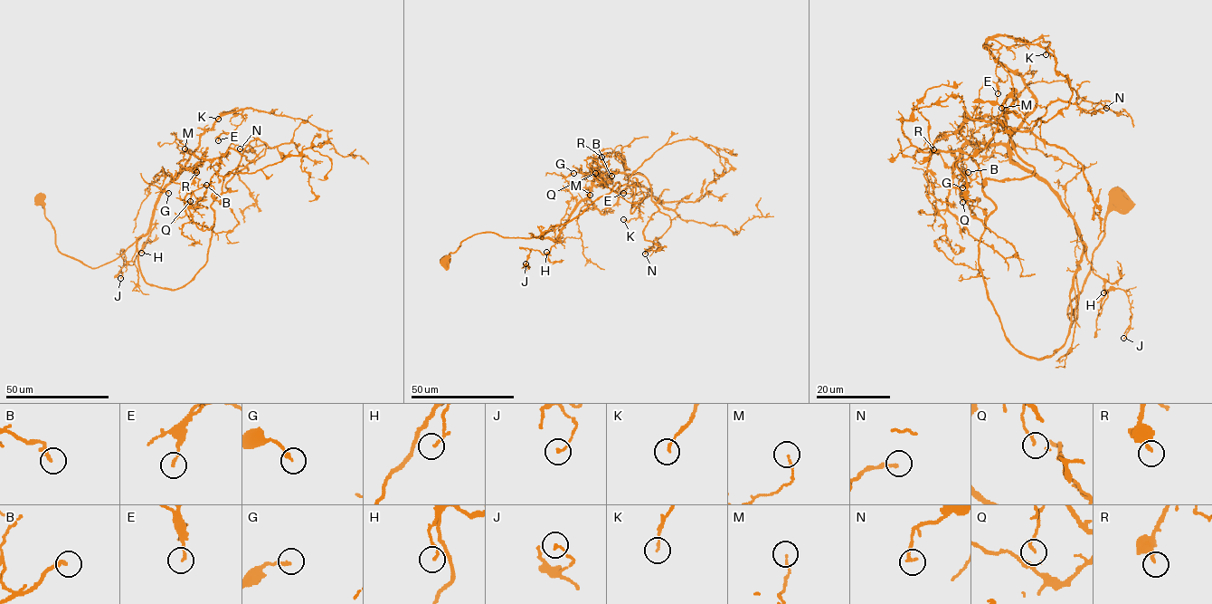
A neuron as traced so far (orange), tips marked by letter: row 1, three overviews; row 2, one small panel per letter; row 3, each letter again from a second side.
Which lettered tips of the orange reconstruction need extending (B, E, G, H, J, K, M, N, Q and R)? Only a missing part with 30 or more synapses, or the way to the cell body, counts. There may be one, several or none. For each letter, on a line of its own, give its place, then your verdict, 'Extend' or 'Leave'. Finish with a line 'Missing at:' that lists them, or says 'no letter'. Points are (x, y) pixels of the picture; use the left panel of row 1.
B: Place: (206, 185). Leave
E: Place: (218, 140). Leave
G: Place: (168, 193). Leave
H: Place: (141, 253). Leave
J: Place: (120, 278). Leave
K: Place: (218, 119). Leave
M: Place: (184, 148). Leave
N: Place: (240, 148). Leave
Q: Place: (190, 201). Leave
R: Place: (196, 172). Leave
Missing at: no letter

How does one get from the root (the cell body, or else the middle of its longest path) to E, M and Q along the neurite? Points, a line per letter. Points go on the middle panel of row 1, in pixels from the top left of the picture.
E: (444, 259), (482, 233), (554, 241), (582, 200), (604, 214), (629, 186), (648, 194), (623, 193)
M: (444, 259), (462, 241), (482, 233), (554, 241), (574, 206), (588, 195), (590, 189), (585, 186), (590, 195)
Q: (444, 259), (462, 241), (482, 233), (554, 241), (600, 175), (592, 167), (595, 173)

